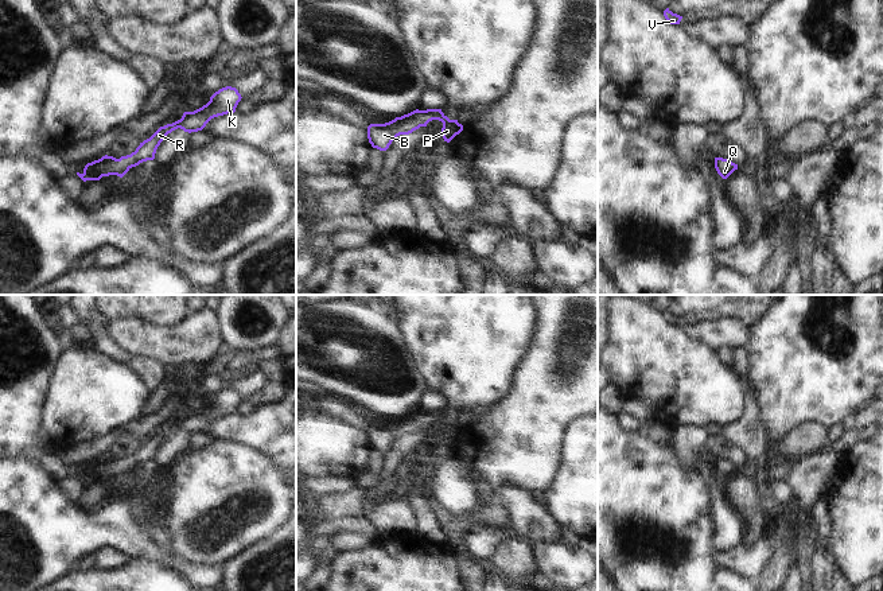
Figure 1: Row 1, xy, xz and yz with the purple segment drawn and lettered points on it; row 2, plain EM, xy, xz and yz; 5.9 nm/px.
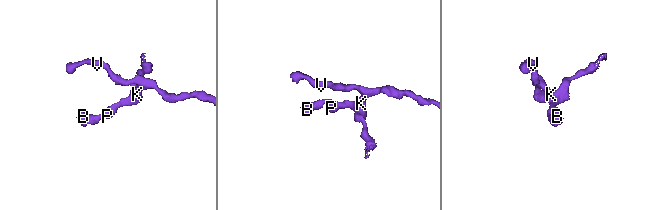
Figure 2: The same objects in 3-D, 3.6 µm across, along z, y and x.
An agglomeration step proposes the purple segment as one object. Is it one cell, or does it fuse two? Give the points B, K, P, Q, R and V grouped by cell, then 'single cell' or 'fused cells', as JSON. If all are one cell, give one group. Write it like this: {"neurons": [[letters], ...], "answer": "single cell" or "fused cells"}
{"neurons": [["B", "K", "P", "Q", "R", "V"]], "answer": "single cell"}

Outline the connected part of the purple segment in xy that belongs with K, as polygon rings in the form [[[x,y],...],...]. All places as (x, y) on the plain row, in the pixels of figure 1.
[[[222,389],[215,393],[210,398],[210,403],[202,409],[194,413],[184,413],[180,421],[160,428],[149,440],[140,444],[136,452],[131,456],[121,458],[120,460],[105,456],[98,462],[87,464],[83,474],[77,474],[77,477],[83,483],[100,482],[102,478],[109,477],[122,479],[132,468],[147,462],[153,462],[157,448],[168,435],[178,429],[188,435],[202,432],[211,420],[234,415],[241,400],[242,398],[236,389]]]

